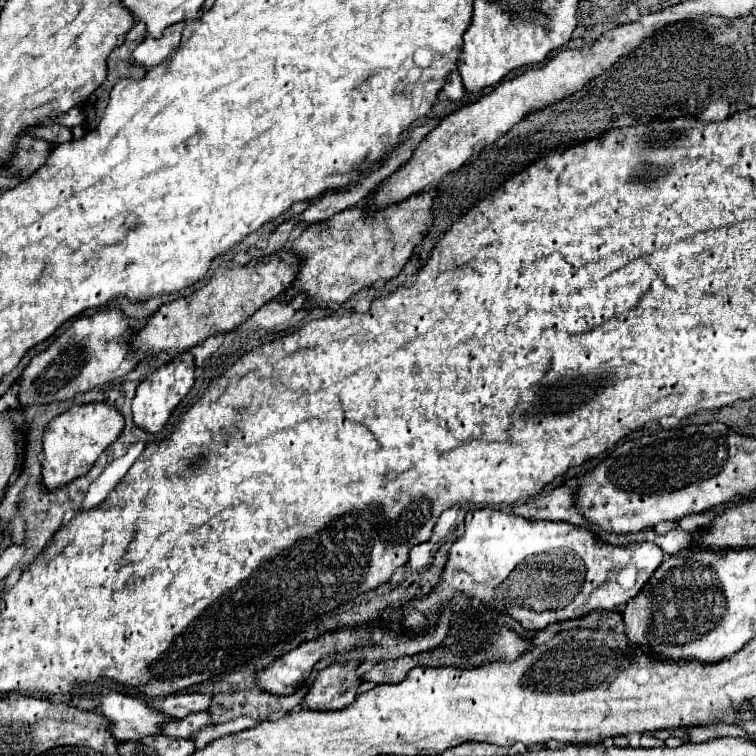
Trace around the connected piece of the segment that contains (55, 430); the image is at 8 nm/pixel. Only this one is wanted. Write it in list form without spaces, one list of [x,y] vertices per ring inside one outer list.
[[[88,403],[72,405],[68,411],[52,419],[44,433],[44,461],[42,461],[42,483],[44,487],[62,487],[76,477],[90,471],[98,455],[118,439],[124,429],[124,417],[116,405]]]

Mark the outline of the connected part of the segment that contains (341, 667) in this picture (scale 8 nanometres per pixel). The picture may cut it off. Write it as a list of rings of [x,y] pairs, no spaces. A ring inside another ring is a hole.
[[[360,661],[332,663],[330,667],[318,671],[314,685],[310,687],[304,703],[310,709],[320,711],[336,711],[348,707],[358,695],[358,687],[362,685],[360,675],[356,673]]]

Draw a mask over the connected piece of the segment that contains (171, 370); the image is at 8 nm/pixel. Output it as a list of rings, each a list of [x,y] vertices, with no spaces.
[[[190,351],[178,353],[172,361],[168,361],[166,365],[158,367],[156,371],[152,371],[136,389],[136,397],[132,401],[132,411],[134,411],[134,423],[150,433],[158,433],[162,431],[162,427],[166,425],[170,413],[174,411],[174,407],[186,397],[186,393],[192,389],[194,385],[194,357]]]

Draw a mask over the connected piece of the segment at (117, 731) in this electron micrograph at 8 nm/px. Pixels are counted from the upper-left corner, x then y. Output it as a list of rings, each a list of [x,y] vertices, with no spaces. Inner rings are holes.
[[[102,689],[98,697],[102,701],[100,713],[112,721],[110,731],[120,741],[136,741],[146,735],[162,735],[162,725],[174,719],[148,707],[144,699],[128,697],[112,689]]]

